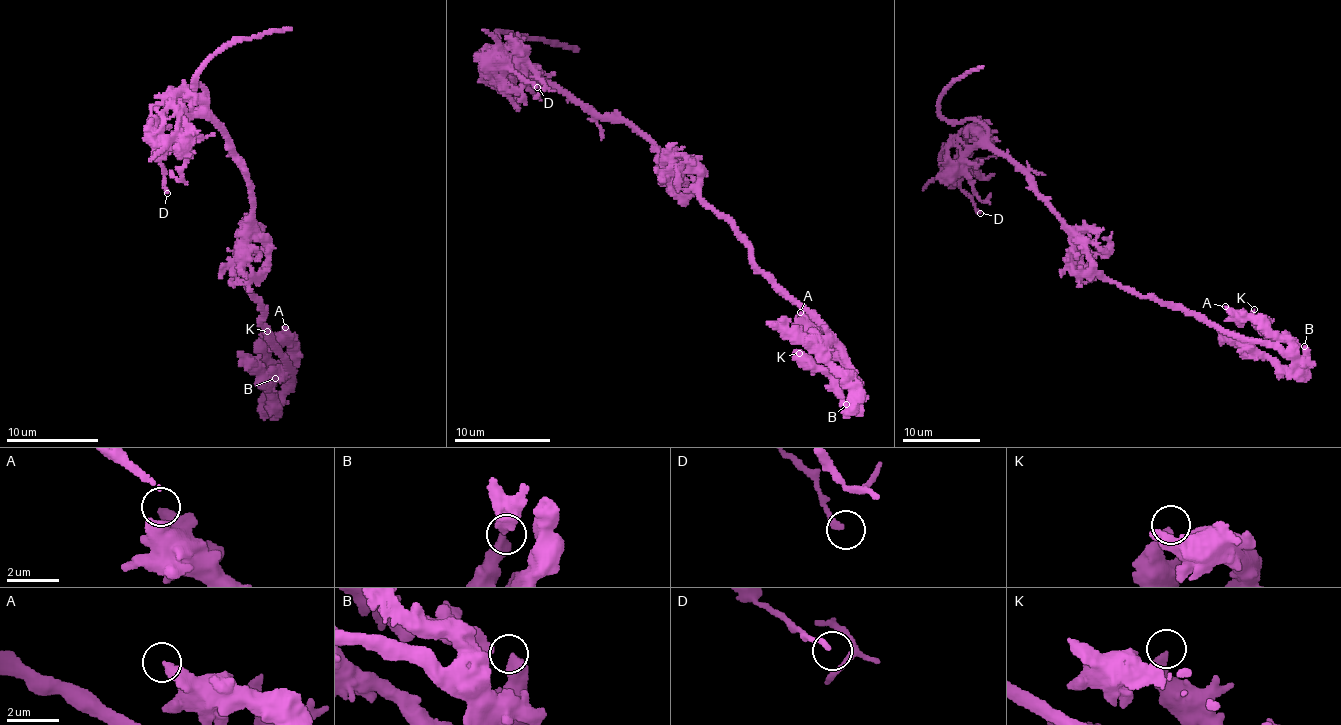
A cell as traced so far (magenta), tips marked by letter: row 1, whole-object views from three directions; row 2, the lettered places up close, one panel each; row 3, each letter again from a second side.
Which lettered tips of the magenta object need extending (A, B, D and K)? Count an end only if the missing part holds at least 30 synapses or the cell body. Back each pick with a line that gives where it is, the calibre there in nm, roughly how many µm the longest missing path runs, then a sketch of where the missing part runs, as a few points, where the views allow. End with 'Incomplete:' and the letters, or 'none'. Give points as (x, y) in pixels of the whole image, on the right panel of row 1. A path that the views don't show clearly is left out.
Incomplete: none

